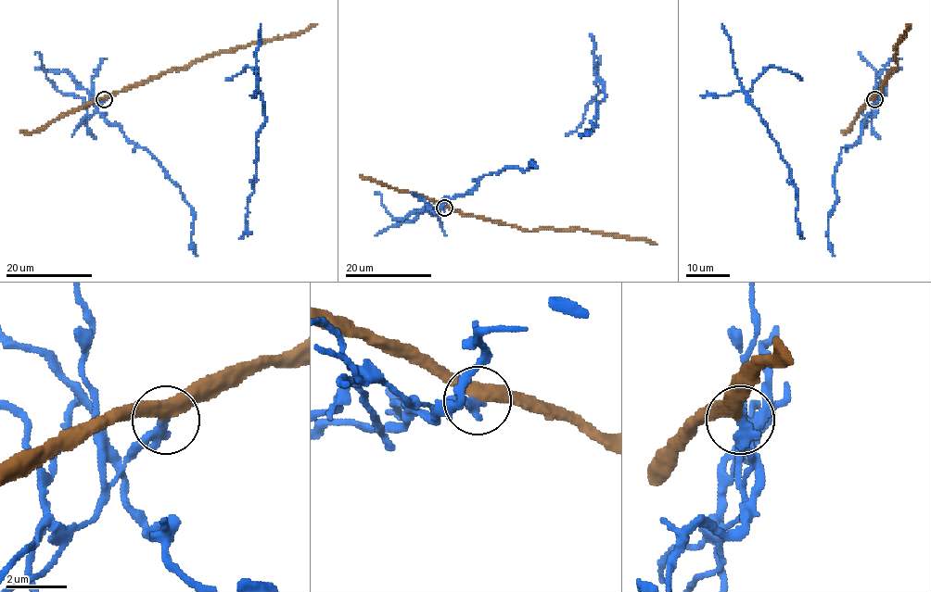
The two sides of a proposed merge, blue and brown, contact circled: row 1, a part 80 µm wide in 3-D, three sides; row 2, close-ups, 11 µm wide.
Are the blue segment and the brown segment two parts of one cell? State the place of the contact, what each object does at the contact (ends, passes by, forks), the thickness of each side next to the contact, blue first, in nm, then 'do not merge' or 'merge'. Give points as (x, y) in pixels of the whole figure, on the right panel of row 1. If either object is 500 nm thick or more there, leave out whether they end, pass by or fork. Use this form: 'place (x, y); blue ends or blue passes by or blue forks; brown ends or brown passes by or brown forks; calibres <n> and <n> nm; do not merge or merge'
place (874, 99); blue ends; brown passes by; calibres 320 and 400 nm; do not merge

